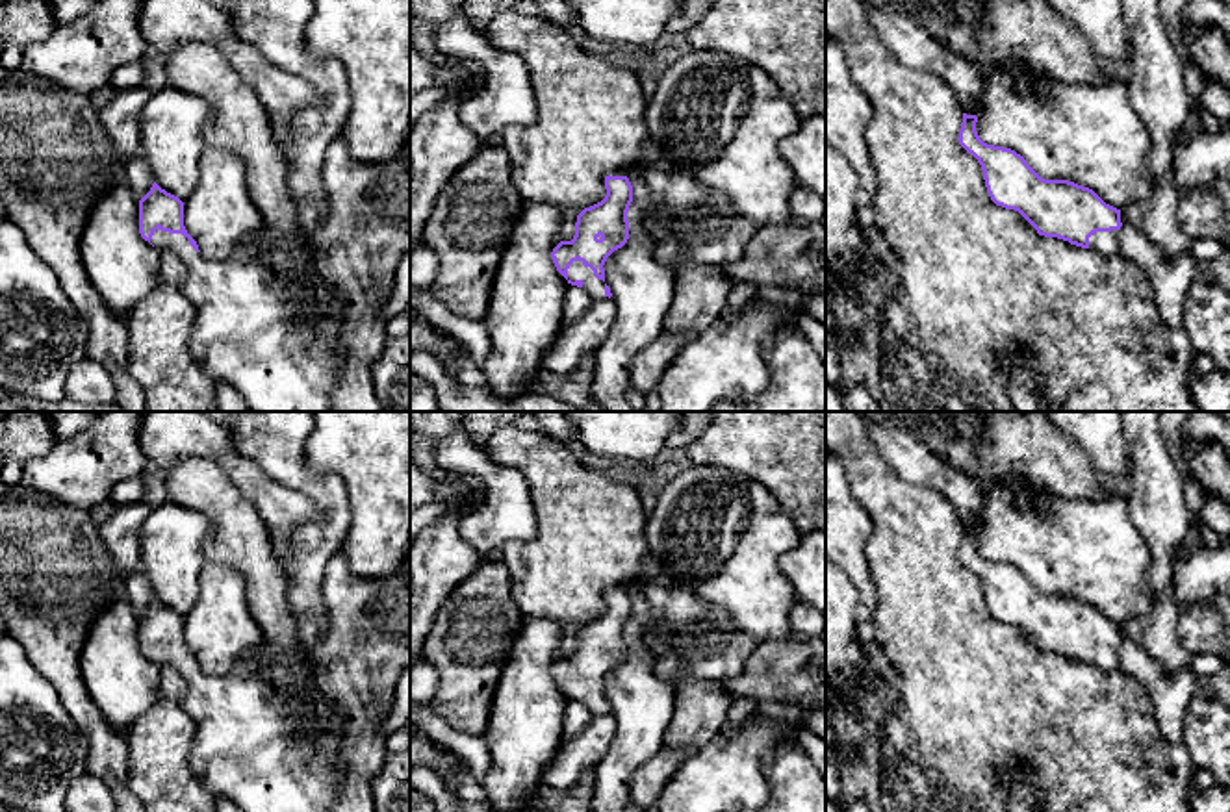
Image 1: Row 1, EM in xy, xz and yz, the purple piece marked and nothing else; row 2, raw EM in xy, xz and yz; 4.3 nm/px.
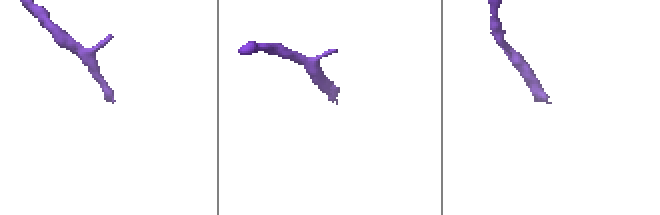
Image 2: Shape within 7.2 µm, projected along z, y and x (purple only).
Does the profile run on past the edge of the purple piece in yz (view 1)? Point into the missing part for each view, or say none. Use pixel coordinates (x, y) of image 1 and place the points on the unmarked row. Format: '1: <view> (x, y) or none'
1: yz (1108, 659)

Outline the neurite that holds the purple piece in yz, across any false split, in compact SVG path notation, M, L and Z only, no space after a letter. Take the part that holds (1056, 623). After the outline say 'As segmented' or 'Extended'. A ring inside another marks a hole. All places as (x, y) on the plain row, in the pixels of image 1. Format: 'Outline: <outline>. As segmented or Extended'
Outline: M963 528L957 556L981 580L987 608L996 621L1019 627L1039 651L1102 671L1121 671L1121 625L1089 603L1041 593L1015 565L983 558L976 538L976 530Z. Extended

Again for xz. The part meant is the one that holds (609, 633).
Outline: M620 584L605 591L605 604L601 617L577 630L573 654L560 656L551 667L557 686L568 699L583 703L594 714L612 712L603 680L629 654L627 627L633 601L627 586Z. Extended

